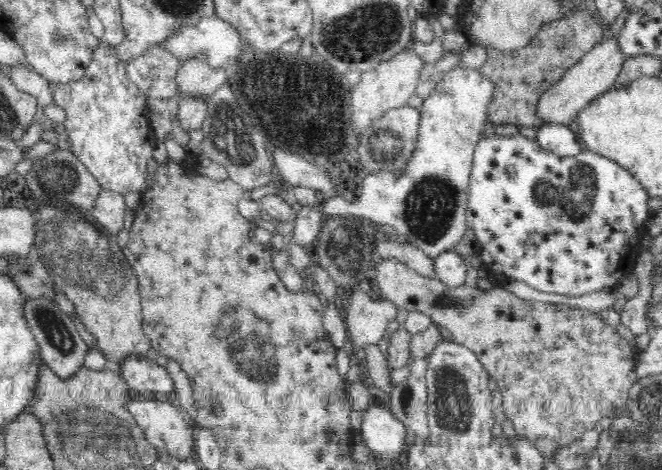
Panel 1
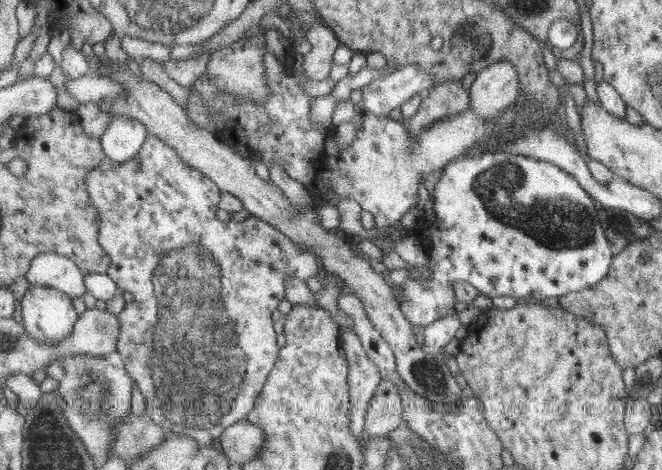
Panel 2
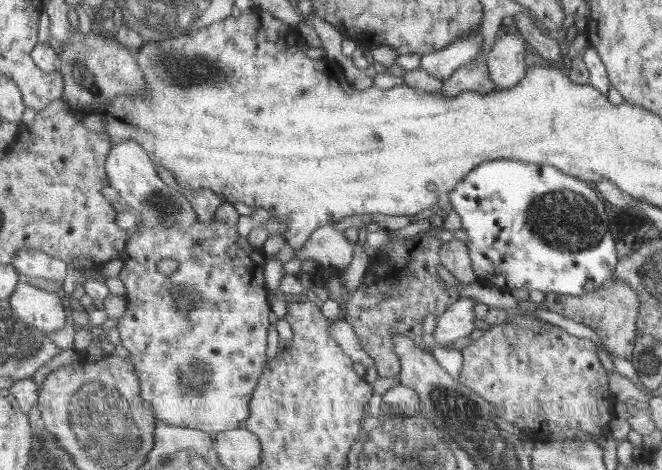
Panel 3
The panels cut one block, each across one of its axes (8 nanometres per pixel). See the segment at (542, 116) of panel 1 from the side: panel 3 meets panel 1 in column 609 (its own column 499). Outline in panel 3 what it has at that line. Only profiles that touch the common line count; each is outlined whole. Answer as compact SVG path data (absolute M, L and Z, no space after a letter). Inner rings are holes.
M503 31L487 54L490 78L496 90L513 89L523 81L529 70L525 64L529 50L525 40L516 31Z

